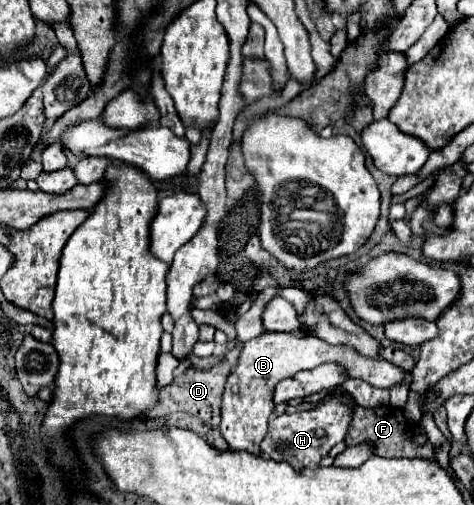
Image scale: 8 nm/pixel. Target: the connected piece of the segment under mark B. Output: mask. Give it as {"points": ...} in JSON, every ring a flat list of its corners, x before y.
{"points":[[269,333,243,343,239,365,231,371,225,383,223,391,223,407,221,407,221,435,229,443,229,449,243,449,253,455,259,455,259,443,263,441,267,433,267,421,269,415,275,409,273,393,275,385,287,377,293,377,295,373,303,369,315,369,321,363,339,363,347,369,349,377,357,377,363,381,369,381,375,387,389,389,393,383,399,383,405,375,403,369,397,365,391,365,385,359,369,359,361,357,357,351,345,347,345,345,329,345,321,341,315,335,301,335,301,333]]}

